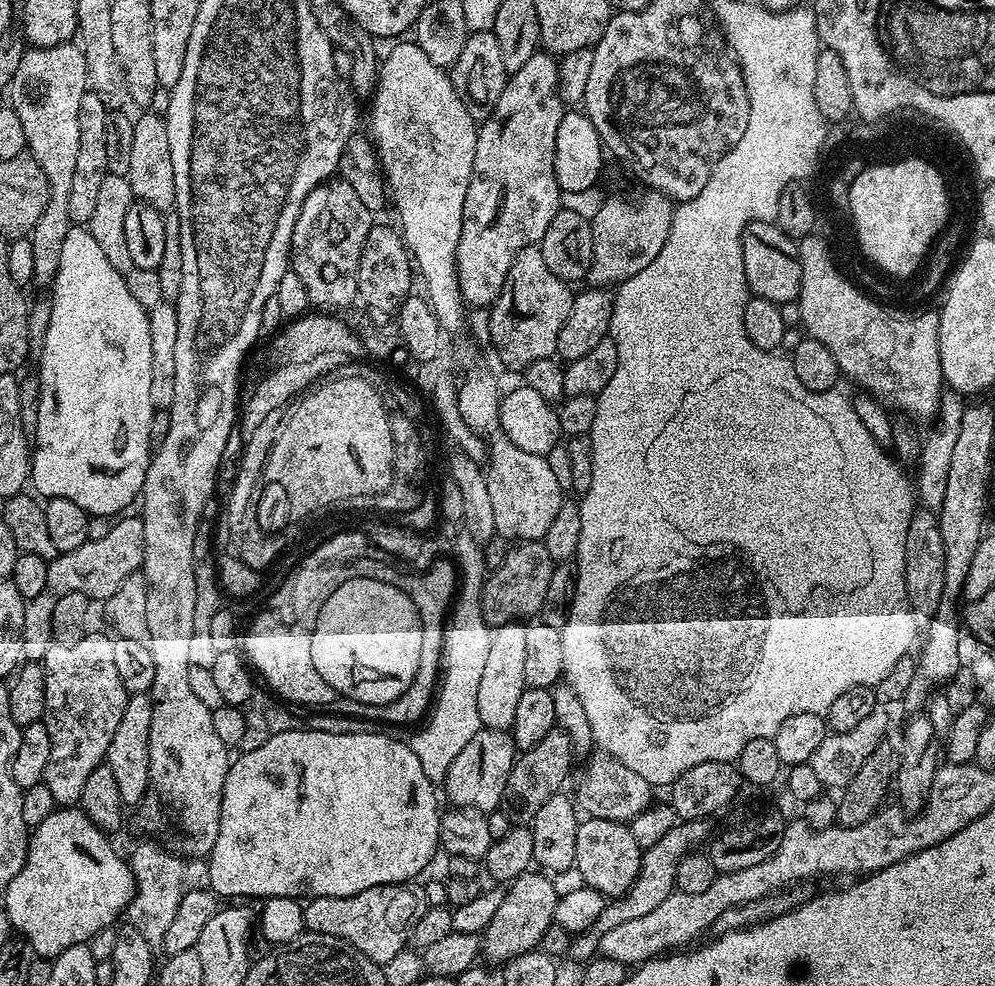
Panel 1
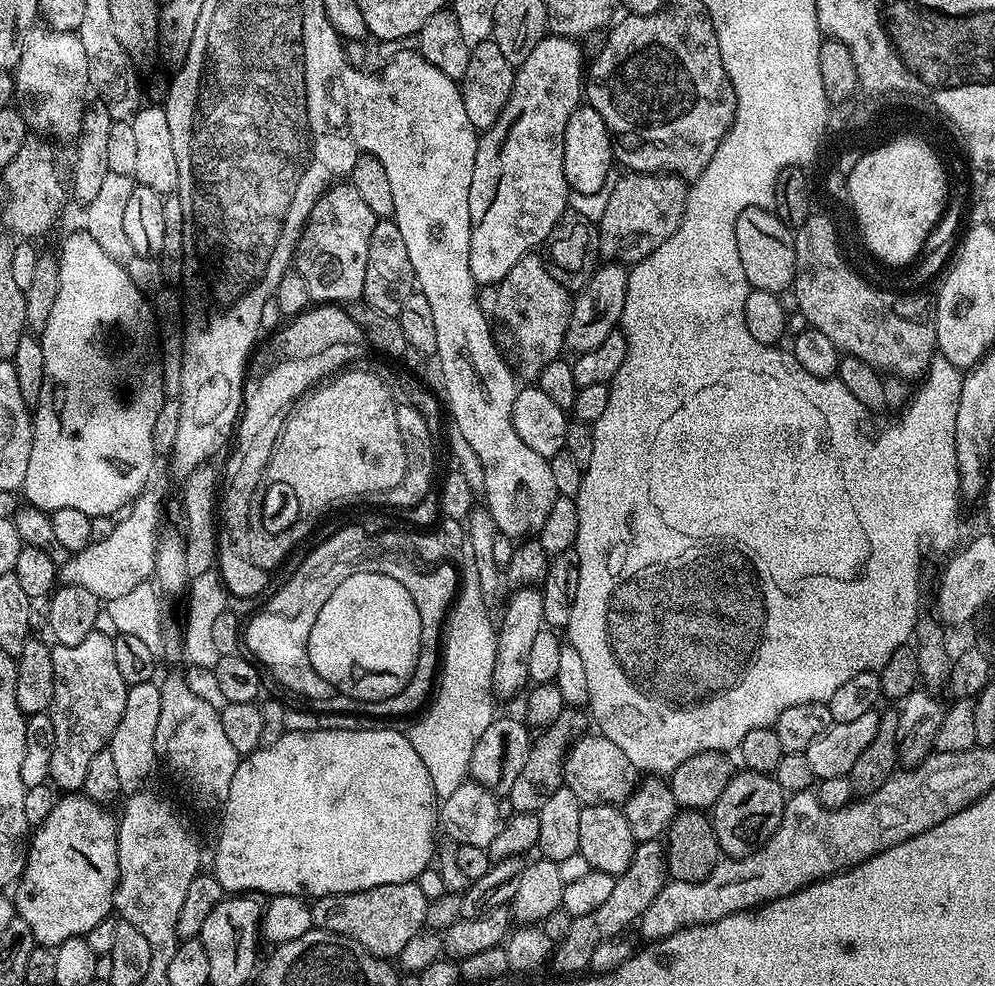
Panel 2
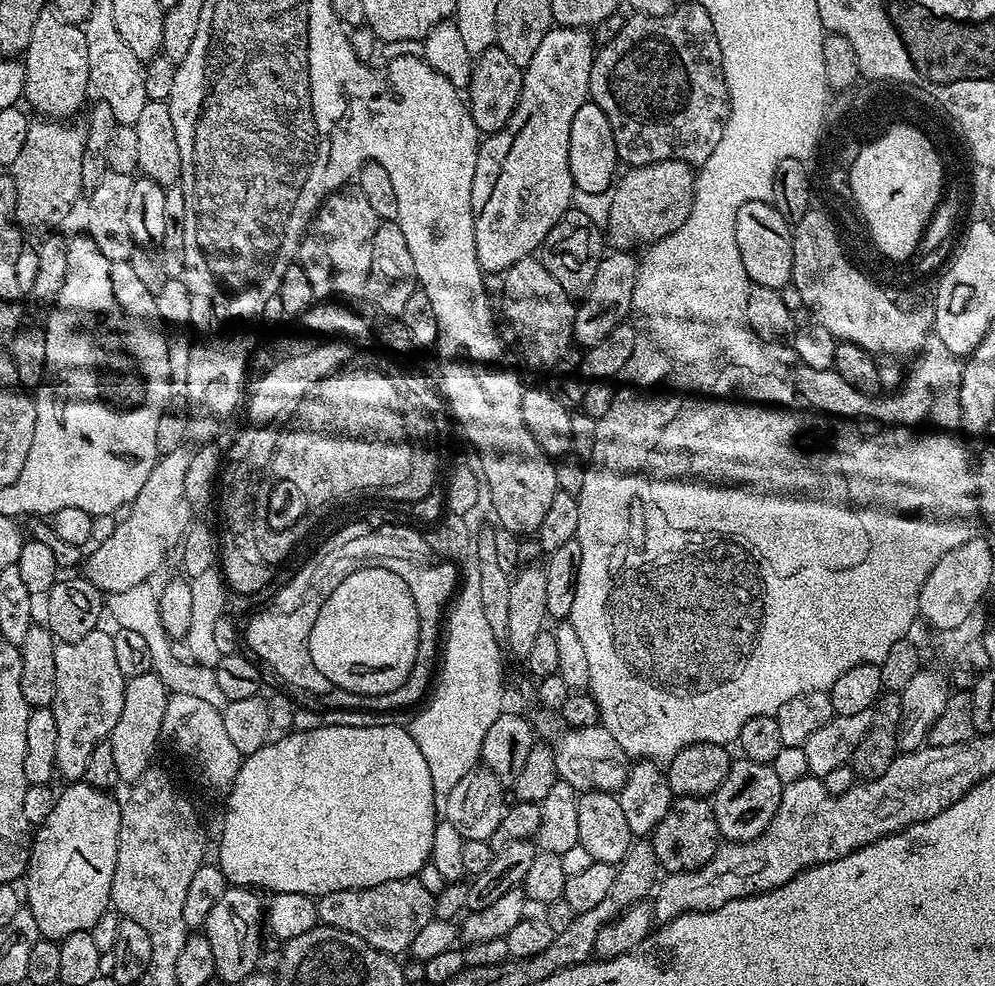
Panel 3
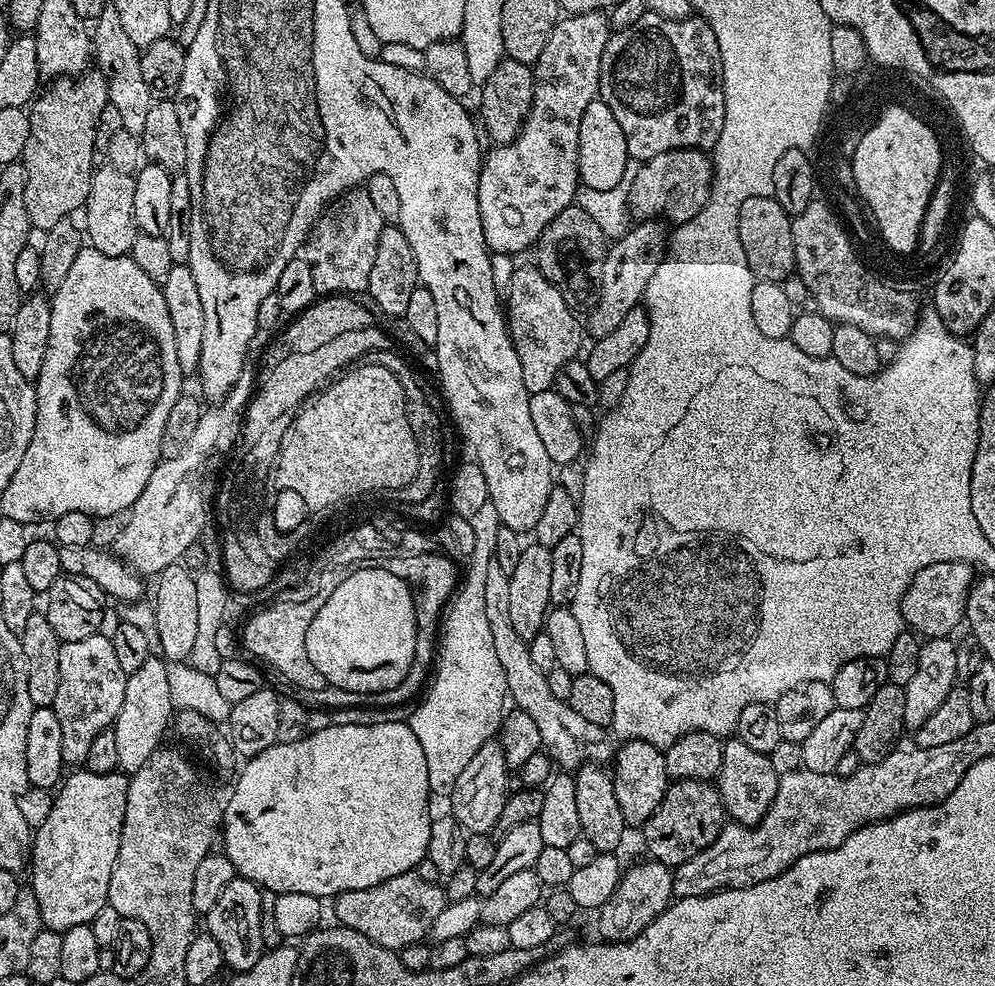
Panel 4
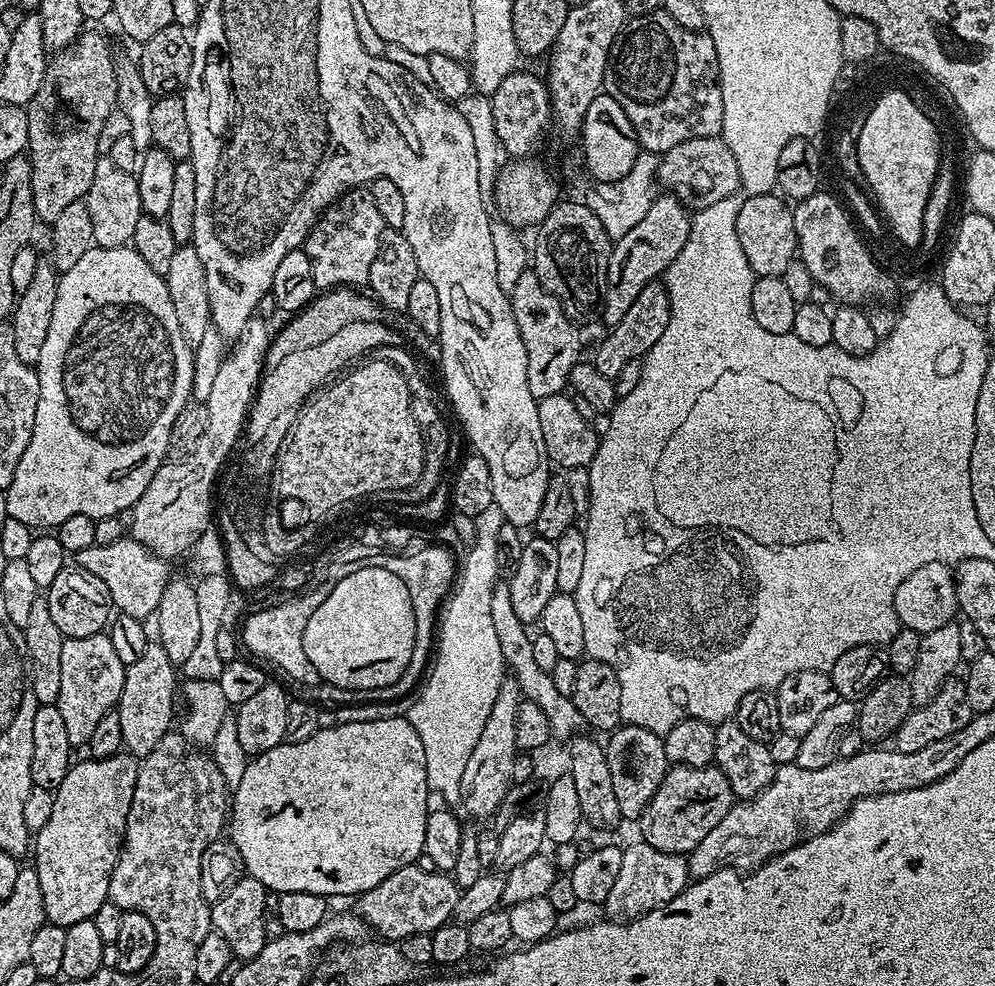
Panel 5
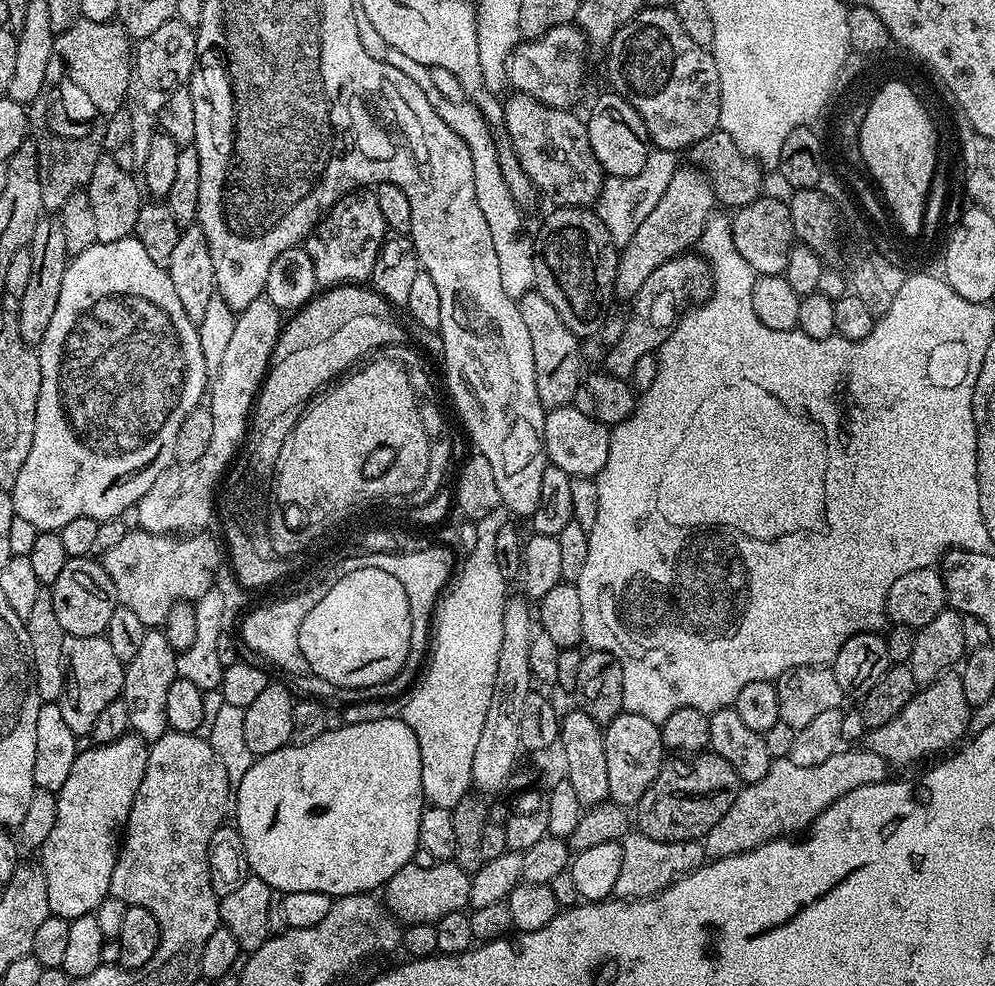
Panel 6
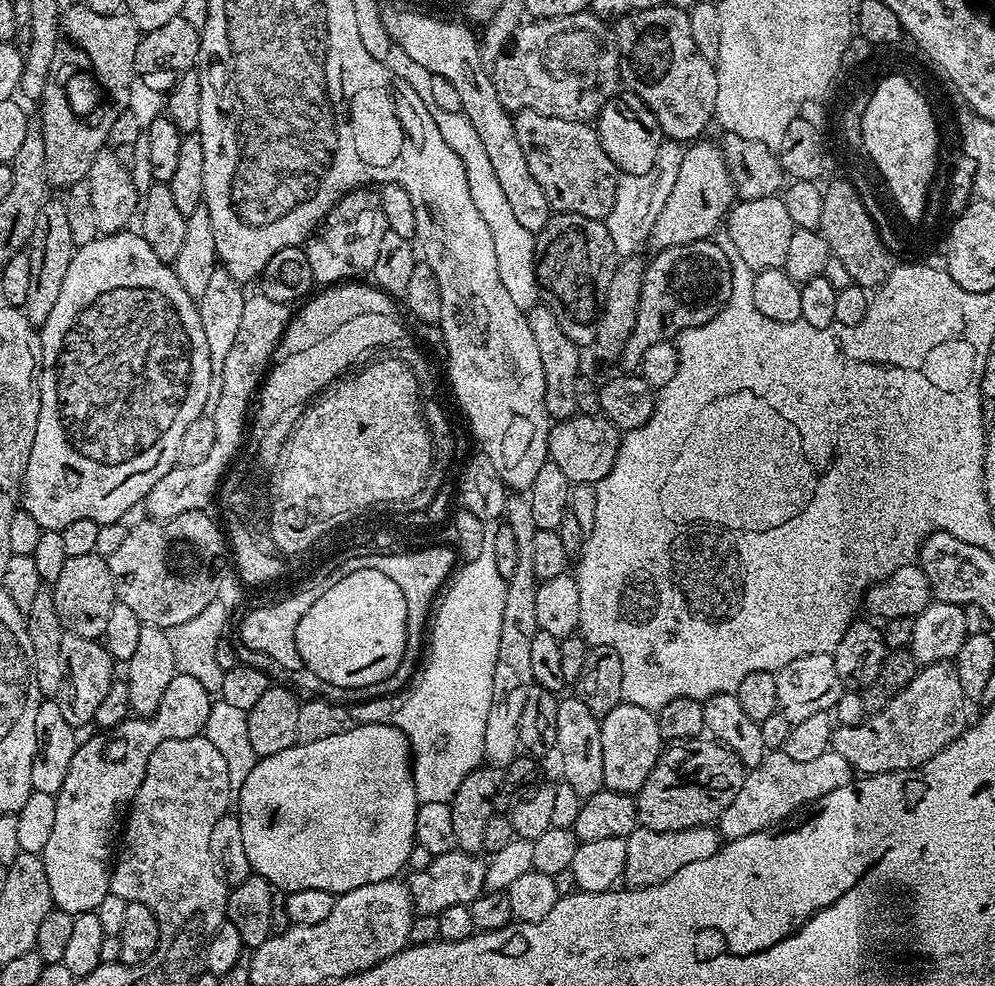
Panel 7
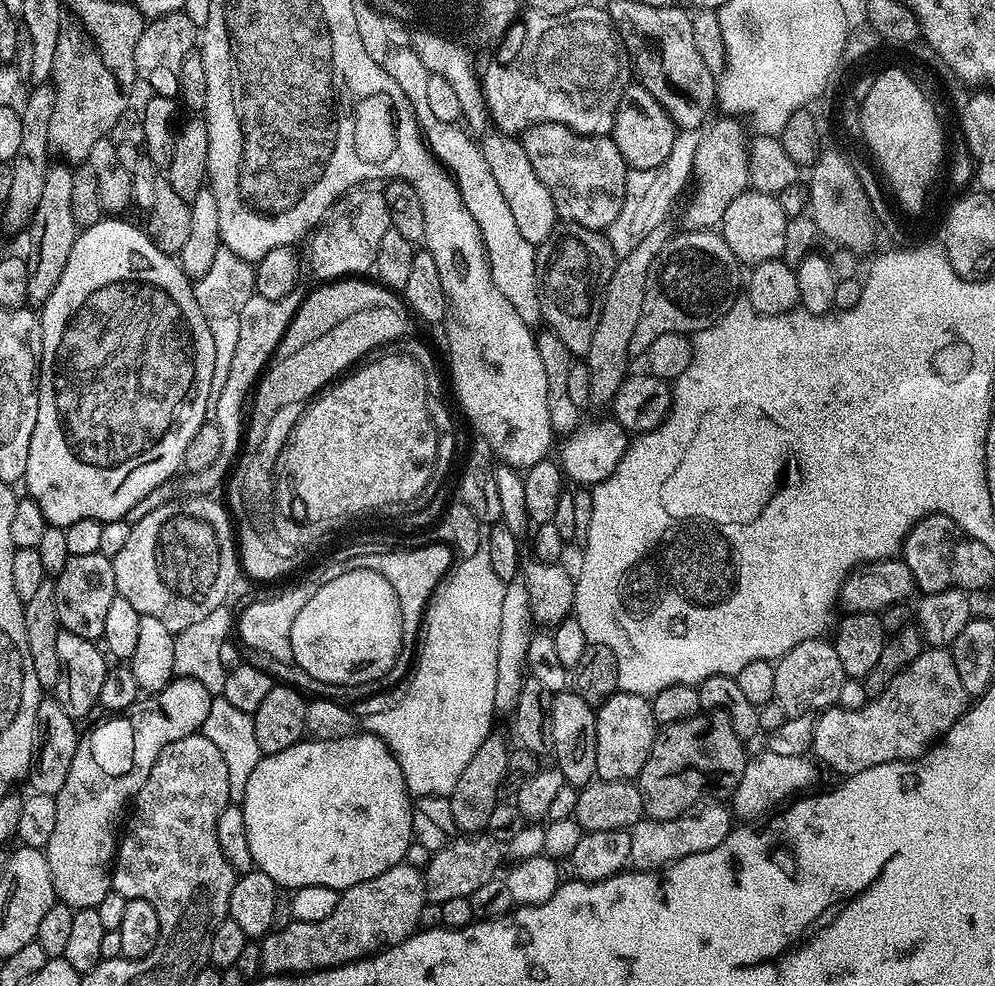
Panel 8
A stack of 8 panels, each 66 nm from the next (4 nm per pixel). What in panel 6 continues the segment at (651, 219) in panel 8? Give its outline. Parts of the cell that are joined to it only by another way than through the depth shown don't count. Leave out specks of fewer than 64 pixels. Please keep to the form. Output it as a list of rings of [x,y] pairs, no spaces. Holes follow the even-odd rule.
[[[654,148],[648,152],[646,164],[637,175],[605,181],[596,203],[596,213],[618,246],[628,244],[635,231],[642,226],[643,219],[657,206],[663,191],[670,184],[670,178],[677,170],[676,159],[677,153]]]

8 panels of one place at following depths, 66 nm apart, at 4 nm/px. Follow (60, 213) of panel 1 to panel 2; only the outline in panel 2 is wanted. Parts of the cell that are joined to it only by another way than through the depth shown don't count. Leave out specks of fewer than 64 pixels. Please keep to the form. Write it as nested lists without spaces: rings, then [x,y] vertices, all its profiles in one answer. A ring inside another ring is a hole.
[[[33,26],[26,34],[22,58],[18,58],[18,66],[14,70],[14,104],[28,123],[29,129],[41,138],[75,141],[82,130],[82,114],[89,96],[86,49],[83,48],[79,35],[74,32],[53,32],[47,26]]]

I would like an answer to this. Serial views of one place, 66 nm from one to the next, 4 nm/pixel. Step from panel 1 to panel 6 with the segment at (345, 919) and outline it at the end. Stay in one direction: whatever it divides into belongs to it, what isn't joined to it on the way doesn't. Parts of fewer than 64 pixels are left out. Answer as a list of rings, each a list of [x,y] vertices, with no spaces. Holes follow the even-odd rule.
[[[437,862],[430,866],[408,864],[382,889],[382,903],[401,925],[433,924],[451,912],[464,912],[469,907],[472,877],[455,862]]]

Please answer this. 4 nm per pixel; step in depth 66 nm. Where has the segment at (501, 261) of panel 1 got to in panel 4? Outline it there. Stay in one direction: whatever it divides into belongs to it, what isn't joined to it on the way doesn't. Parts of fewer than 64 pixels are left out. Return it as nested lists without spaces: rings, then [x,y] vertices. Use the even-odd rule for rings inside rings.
[[[573,12],[559,20],[550,34],[550,42],[546,42],[534,65],[534,98],[532,109],[524,119],[524,127],[510,143],[493,147],[493,152],[483,157],[476,178],[476,197],[478,210],[482,214],[484,237],[493,253],[517,254],[527,248],[529,251],[555,216],[573,207],[580,184],[578,126],[582,126],[582,114],[586,106],[597,99],[602,54],[606,50],[609,35],[608,16],[604,12]]]

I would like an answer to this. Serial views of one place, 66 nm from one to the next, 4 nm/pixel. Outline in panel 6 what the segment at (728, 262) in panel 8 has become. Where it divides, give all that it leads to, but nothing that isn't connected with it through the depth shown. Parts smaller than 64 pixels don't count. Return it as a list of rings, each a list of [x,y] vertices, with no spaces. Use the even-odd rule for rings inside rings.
[[[685,254],[662,262],[662,266],[658,266],[658,270],[654,270],[650,278],[642,282],[642,290],[638,290],[631,301],[632,313],[627,313],[622,336],[607,349],[608,353],[602,364],[603,371],[612,376],[631,377],[638,358],[655,353],[664,339],[672,333],[682,309],[707,301],[711,291],[712,273],[703,256]]]

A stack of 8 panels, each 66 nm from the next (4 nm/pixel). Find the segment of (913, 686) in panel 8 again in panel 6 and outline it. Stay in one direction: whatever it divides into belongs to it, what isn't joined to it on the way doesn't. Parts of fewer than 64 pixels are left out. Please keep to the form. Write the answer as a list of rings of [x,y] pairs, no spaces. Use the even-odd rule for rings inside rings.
[[[952,670],[946,671],[937,680],[923,685],[910,702],[902,706],[898,715],[886,722],[886,726],[878,726],[867,733],[867,751],[878,754],[892,766],[912,764],[935,752],[947,753],[965,739],[964,731],[969,731],[973,711],[972,705],[966,702],[966,690],[962,690],[960,675]]]

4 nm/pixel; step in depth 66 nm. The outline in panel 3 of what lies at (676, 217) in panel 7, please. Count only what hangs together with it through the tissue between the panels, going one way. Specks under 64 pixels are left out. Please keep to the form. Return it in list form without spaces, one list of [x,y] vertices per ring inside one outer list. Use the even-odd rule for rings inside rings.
[[[612,250],[600,261],[598,274],[594,274],[594,282],[588,293],[576,304],[576,317],[574,318],[573,341],[581,344],[581,349],[587,350],[598,346],[620,324],[629,319],[634,298],[634,282],[638,260],[631,251]]]

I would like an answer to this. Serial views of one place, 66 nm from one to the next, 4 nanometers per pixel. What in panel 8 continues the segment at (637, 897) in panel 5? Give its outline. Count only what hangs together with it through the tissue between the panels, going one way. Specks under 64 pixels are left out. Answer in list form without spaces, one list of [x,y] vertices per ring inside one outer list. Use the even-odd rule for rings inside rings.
[[[720,802],[709,803],[689,815],[679,816],[673,820],[642,819],[630,830],[631,867],[654,872],[690,854],[702,854],[702,850],[714,850],[714,846],[718,846],[718,842],[722,842],[722,838],[726,838],[733,827],[733,813]]]

